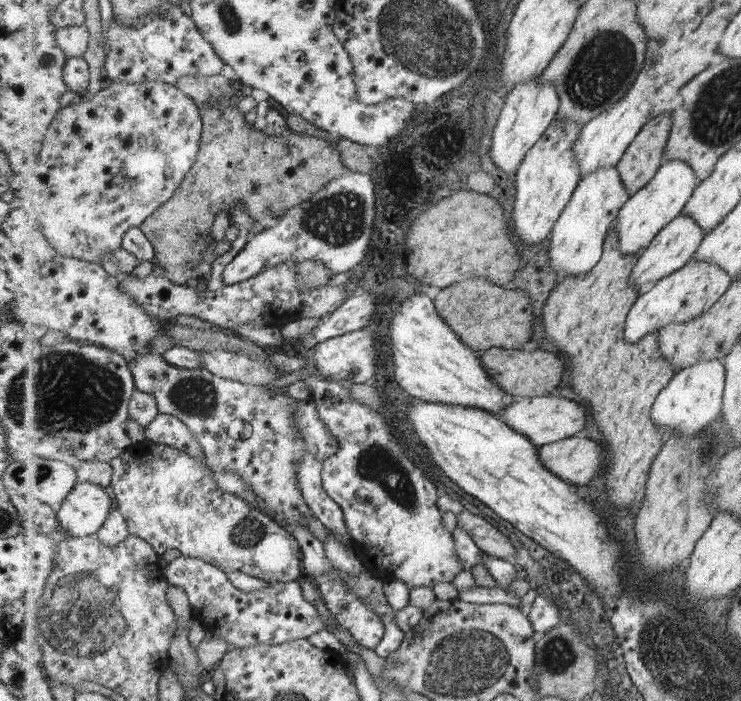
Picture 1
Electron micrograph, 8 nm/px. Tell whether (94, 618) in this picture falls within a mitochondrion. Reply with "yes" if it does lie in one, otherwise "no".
yes

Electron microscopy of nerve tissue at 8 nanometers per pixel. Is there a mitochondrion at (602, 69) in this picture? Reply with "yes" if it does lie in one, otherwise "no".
yes

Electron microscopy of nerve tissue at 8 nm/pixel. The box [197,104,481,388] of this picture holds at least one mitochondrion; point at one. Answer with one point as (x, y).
(335, 219)

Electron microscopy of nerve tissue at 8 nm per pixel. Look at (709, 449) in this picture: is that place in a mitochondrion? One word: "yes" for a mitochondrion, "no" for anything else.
yes

